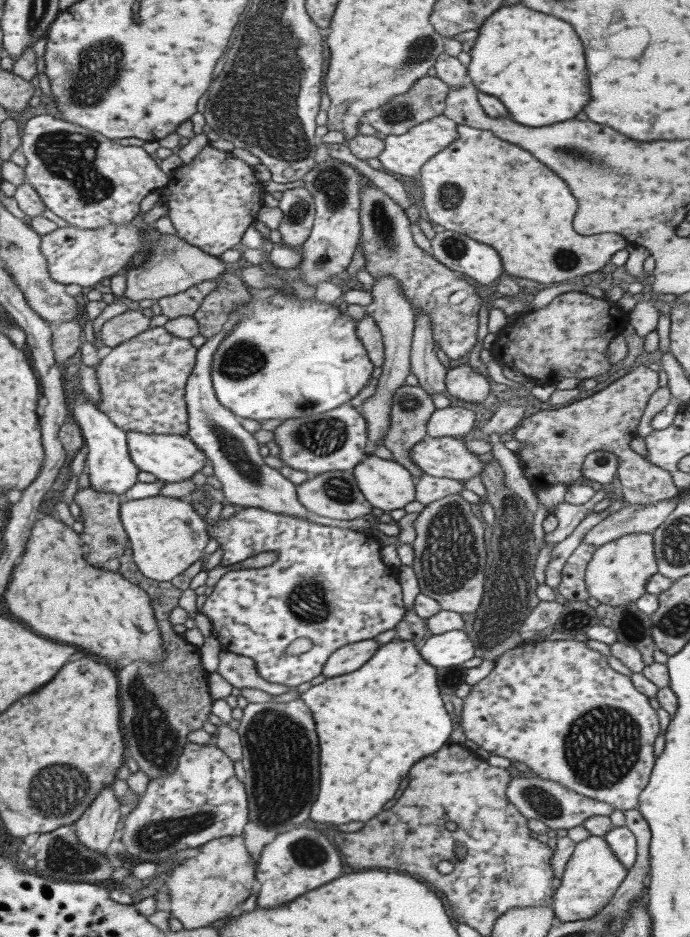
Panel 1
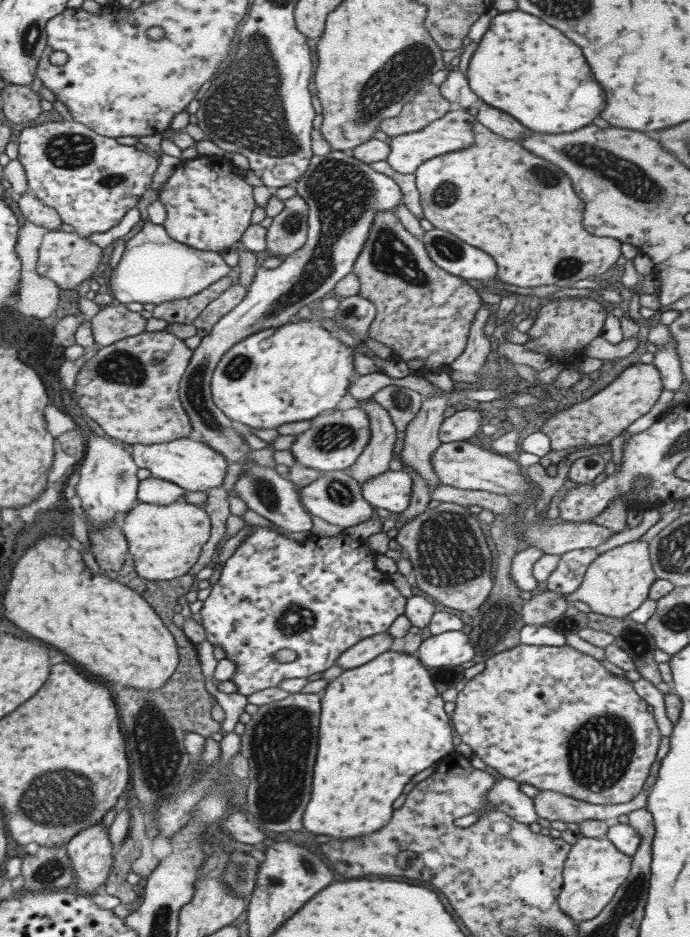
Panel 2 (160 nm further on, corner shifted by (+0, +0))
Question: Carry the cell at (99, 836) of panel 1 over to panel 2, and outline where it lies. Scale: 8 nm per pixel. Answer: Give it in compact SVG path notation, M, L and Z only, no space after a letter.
M101 821L96 822L72 836L65 846L78 894L96 892L107 881L115 851L107 831Z

